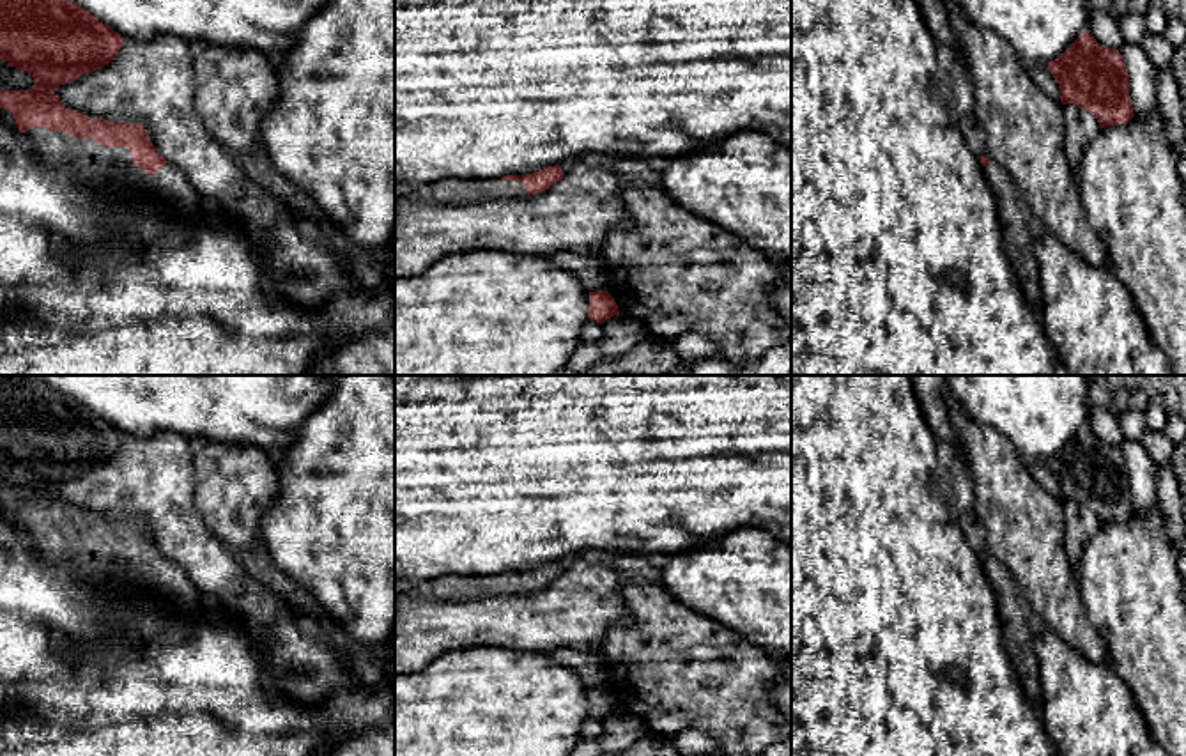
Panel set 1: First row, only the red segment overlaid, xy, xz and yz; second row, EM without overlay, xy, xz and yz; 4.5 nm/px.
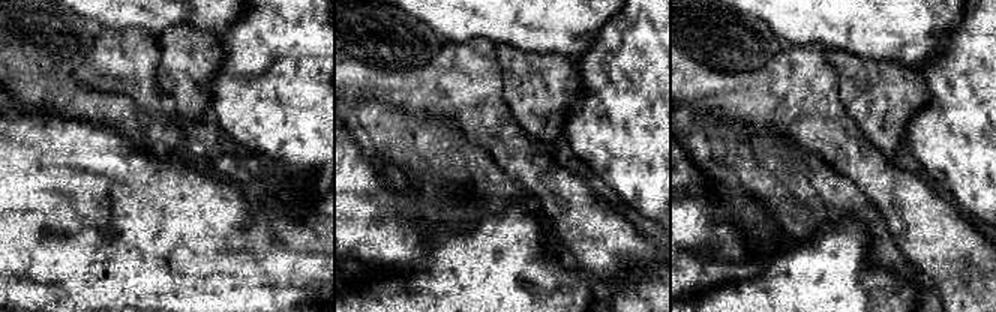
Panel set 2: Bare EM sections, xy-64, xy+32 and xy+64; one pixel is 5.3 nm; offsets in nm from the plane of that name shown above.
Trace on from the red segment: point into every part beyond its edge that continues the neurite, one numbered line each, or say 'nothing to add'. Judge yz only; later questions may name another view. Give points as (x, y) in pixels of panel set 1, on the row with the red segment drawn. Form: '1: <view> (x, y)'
1: yz (1020, 229)

